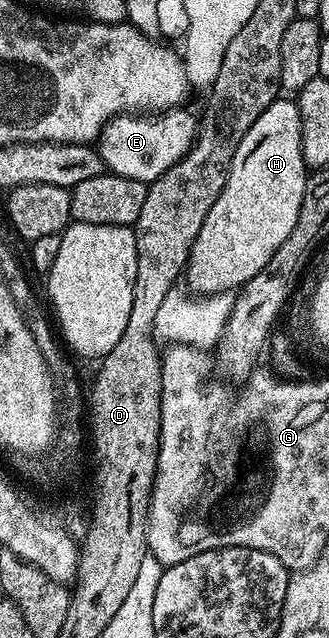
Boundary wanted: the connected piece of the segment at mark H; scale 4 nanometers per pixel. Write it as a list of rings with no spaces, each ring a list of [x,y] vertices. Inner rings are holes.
[[[278,97],[271,105],[267,105],[267,109],[263,109],[263,113],[259,113],[259,121],[255,121],[255,125],[251,125],[251,129],[247,129],[243,141],[239,141],[239,149],[235,149],[235,161],[231,161],[227,185],[223,185],[223,193],[219,193],[215,205],[211,205],[211,213],[207,213],[207,217],[203,221],[203,229],[199,229],[199,233],[195,237],[193,248],[189,254],[189,262],[183,272],[184,282],[189,282],[190,288],[188,287],[188,290],[194,296],[224,295],[236,292],[244,287],[247,281],[251,281],[251,277],[255,277],[255,273],[263,270],[267,265],[267,261],[271,261],[271,257],[275,257],[275,249],[279,249],[279,245],[283,245],[283,241],[287,241],[287,236],[291,234],[291,229],[295,229],[295,221],[299,221],[299,213],[301,212],[303,197],[305,196],[305,186],[309,184],[310,176],[307,174],[307,168],[303,161],[301,114],[296,102],[292,98],[285,98],[289,97]]]

